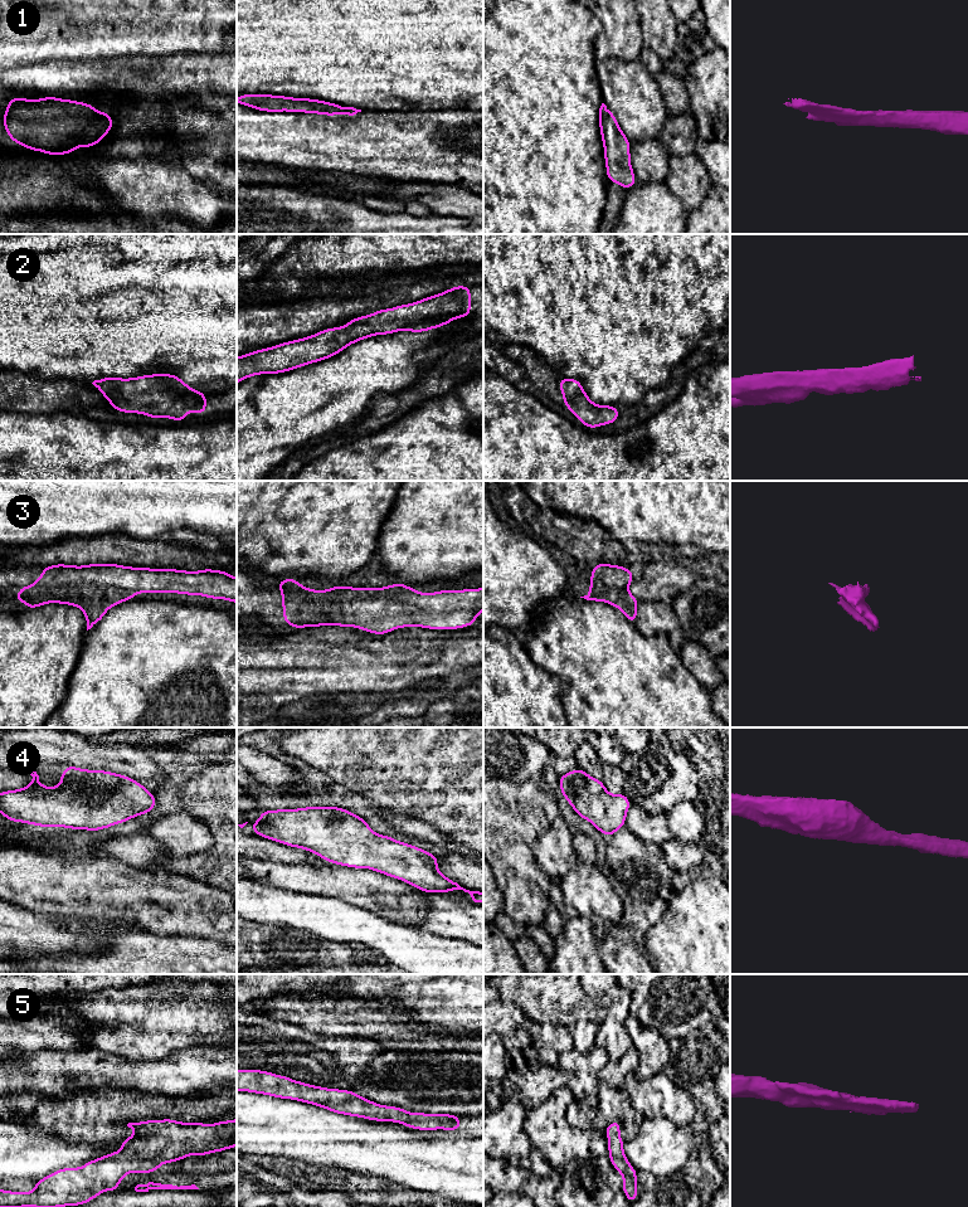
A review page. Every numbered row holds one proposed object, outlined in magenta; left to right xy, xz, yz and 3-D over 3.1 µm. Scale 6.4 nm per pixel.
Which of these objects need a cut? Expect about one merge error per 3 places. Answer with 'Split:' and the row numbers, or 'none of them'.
Split: none of them

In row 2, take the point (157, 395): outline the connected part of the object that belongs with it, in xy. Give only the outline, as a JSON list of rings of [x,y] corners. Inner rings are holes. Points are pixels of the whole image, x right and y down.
[[[174,374],[102,378],[92,383],[122,413],[184,422],[188,412],[206,414],[206,394],[191,389]]]

